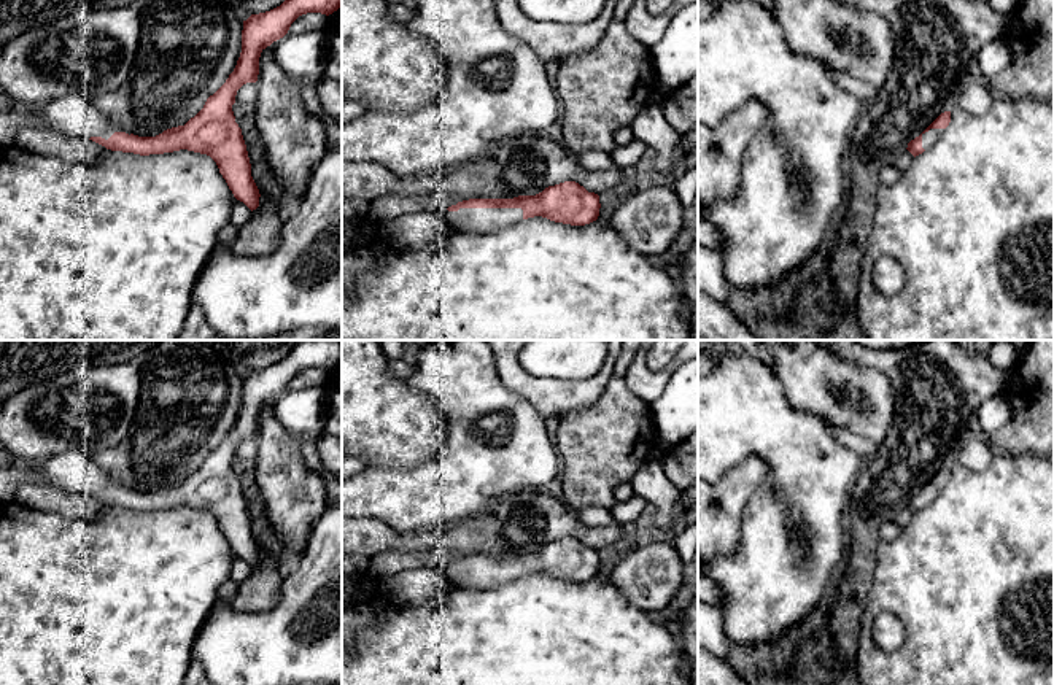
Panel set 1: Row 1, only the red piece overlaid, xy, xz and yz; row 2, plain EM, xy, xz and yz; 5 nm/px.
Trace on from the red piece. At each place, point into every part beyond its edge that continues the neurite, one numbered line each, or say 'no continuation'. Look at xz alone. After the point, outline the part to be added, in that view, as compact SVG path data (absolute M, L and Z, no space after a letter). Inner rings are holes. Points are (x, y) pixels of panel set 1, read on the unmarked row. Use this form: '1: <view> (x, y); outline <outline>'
1: xz (477, 576); outline M459 564L442 567L440 572L448 582L469 585L472 588L491 588L498 583L515 580L523 575L521 564Z

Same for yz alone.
1: yz (932, 491); outline M930 485L928 488L922 490L922 504L927 507L932 501L940 494L944 485Z

